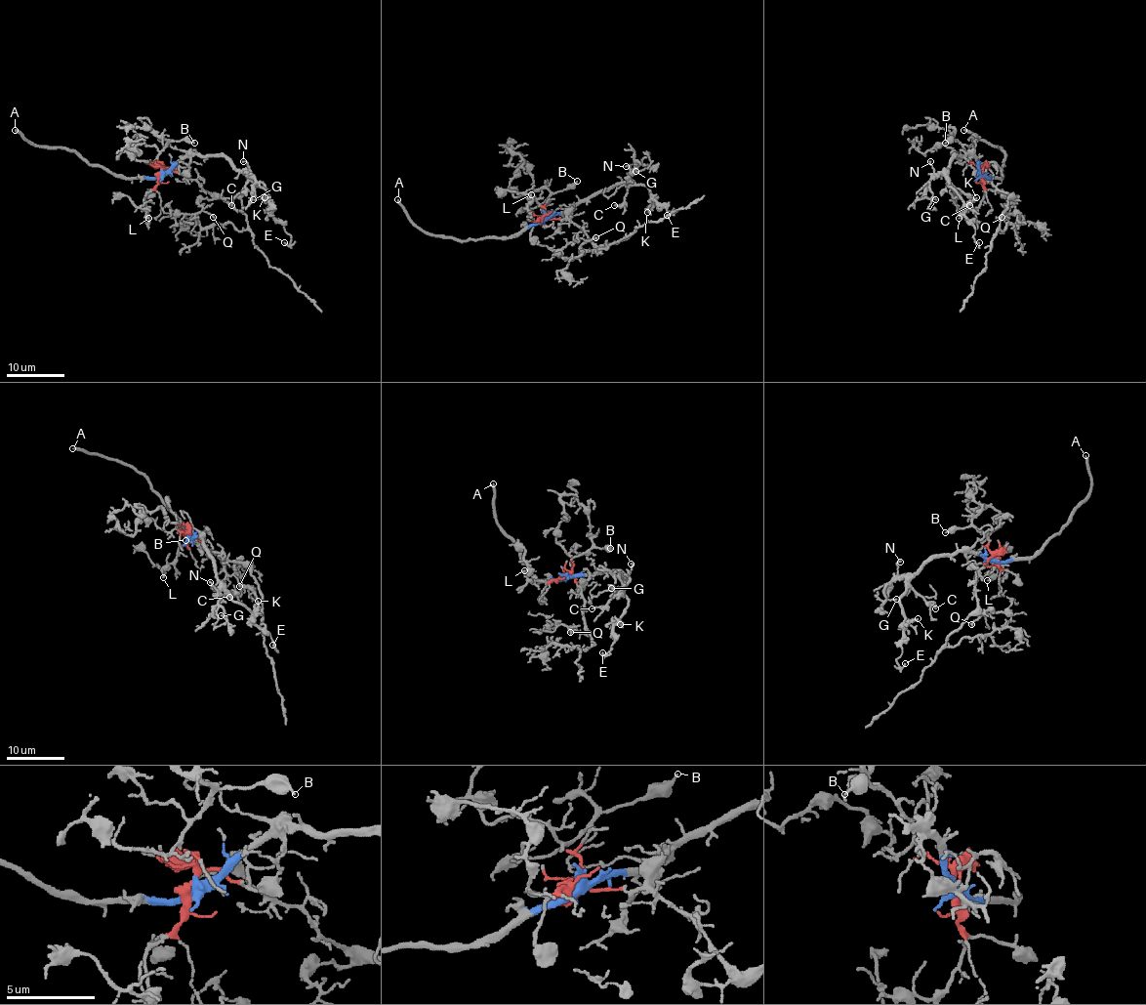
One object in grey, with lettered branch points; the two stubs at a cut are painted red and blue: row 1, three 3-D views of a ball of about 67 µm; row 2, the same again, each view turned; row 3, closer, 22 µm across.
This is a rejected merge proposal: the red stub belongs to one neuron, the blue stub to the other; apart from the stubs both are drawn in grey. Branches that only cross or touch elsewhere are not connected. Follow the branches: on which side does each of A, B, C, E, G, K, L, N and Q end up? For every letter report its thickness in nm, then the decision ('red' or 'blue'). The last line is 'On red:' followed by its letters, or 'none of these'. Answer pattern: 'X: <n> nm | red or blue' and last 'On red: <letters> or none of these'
A: 240 nm | blue
B: 200 nm | red
C: 100 nm | blue
E: 100 nm | blue
G: 120 nm | blue
K: 120 nm | blue
L: 200 nm | red
N: 140 nm | blue
Q: 100 nm | red
On red: B, L, Q

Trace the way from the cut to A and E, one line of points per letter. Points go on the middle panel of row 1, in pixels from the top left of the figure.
A: (544, 217), (539, 223), (527, 225), (509, 236), (457, 240), (442, 234), (424, 233), (397, 199)
E: (544, 217), (564, 213), (623, 184), (644, 185), (652, 199), (668, 211), (674, 210), (667, 214)

